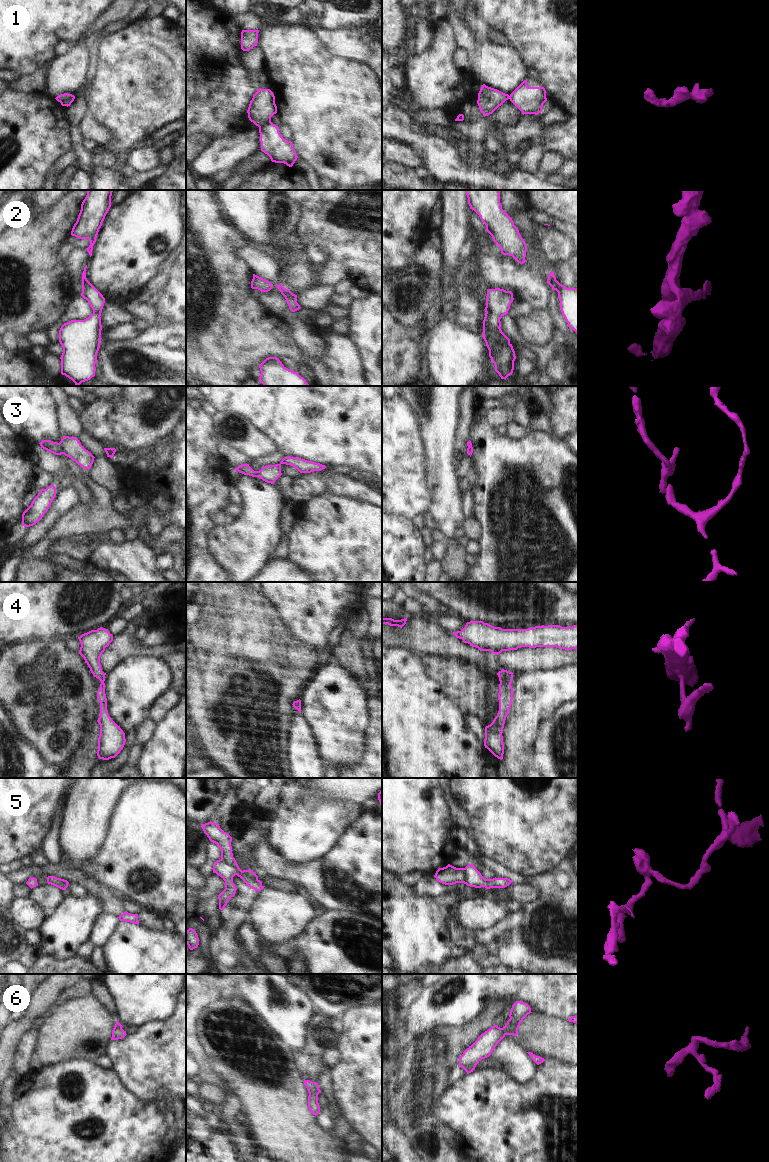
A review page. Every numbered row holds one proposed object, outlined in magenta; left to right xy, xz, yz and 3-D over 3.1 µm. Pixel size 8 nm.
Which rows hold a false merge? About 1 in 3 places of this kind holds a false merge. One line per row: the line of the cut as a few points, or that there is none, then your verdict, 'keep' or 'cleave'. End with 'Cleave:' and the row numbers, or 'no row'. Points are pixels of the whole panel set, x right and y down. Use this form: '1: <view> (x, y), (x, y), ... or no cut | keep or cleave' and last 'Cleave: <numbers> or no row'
1: xz (270, 120), (259, 127) | cleave
2: no cut | keep
3: xy (58, 443), (63, 453) | cleave
4: no cut | keep
5: no cut | keep
6: no cut | keep
Cleave: 1, 3

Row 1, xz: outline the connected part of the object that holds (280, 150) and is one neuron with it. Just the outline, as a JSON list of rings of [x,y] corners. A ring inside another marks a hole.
[[[271,121],[259,127],[261,151],[267,154],[272,162],[284,163],[292,167],[298,156],[291,141],[284,139],[279,127]]]

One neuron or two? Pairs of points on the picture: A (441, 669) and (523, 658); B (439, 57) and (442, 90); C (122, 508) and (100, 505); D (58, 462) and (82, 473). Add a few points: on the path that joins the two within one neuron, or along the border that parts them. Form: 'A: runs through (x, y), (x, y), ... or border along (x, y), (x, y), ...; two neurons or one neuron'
A: border along (447, 657), (467, 660), (470, 663); two neurons
B: runs through (439, 65), (439, 82); one neuron
C: border along (111, 495), (117, 512), (132, 509); two neurons
D: runs through (64, 468), (71, 473), (76, 473); one neuron

